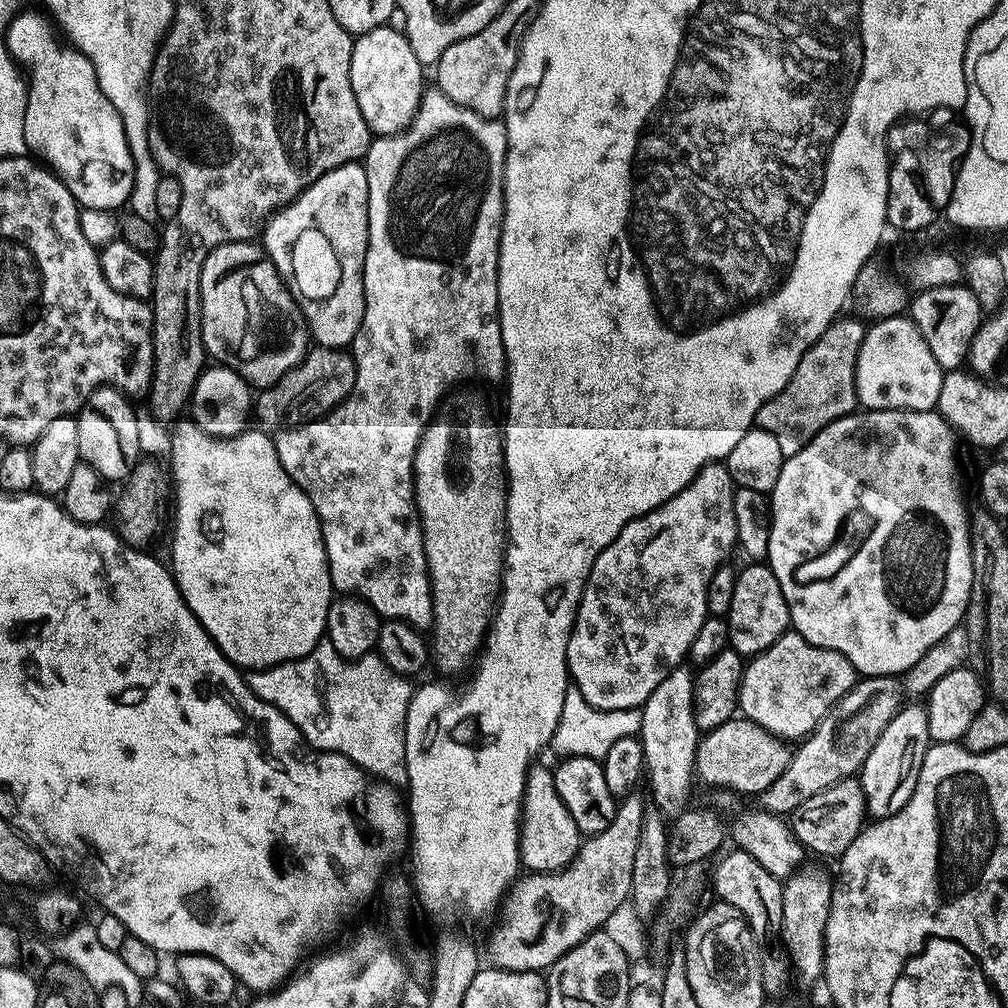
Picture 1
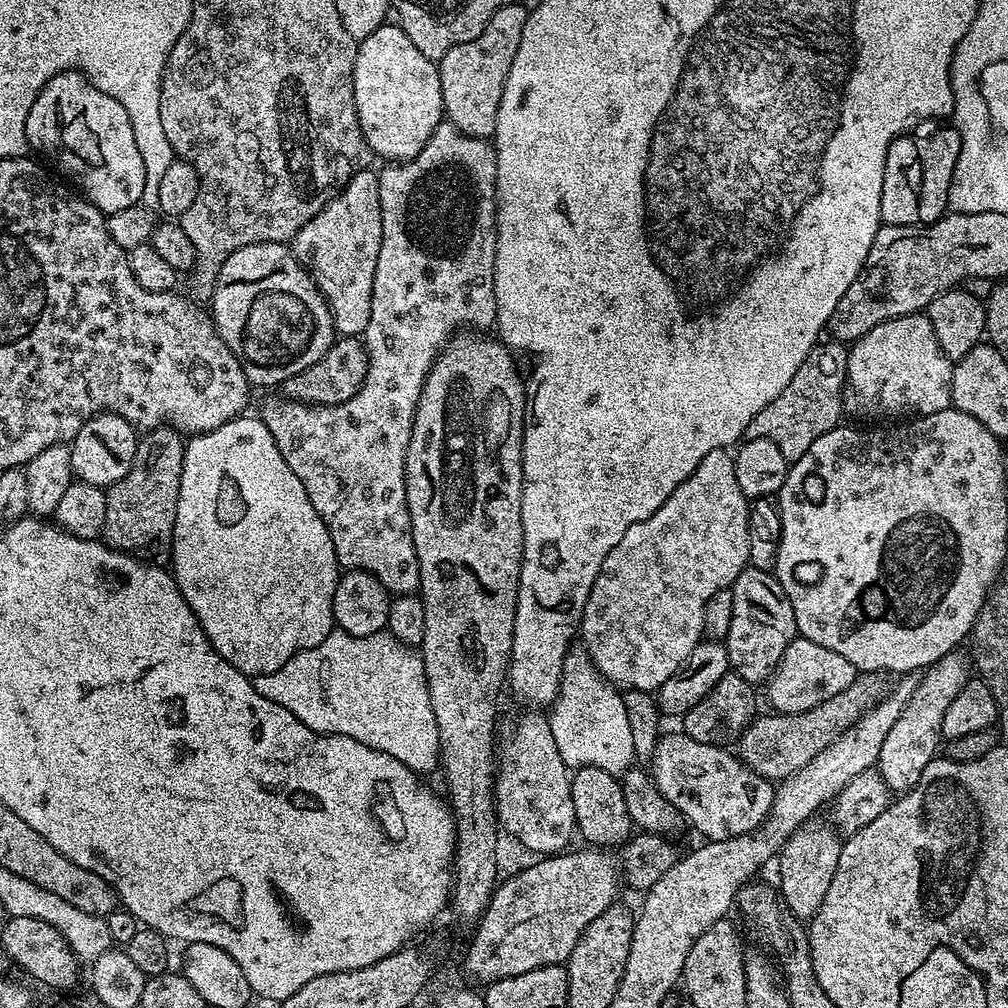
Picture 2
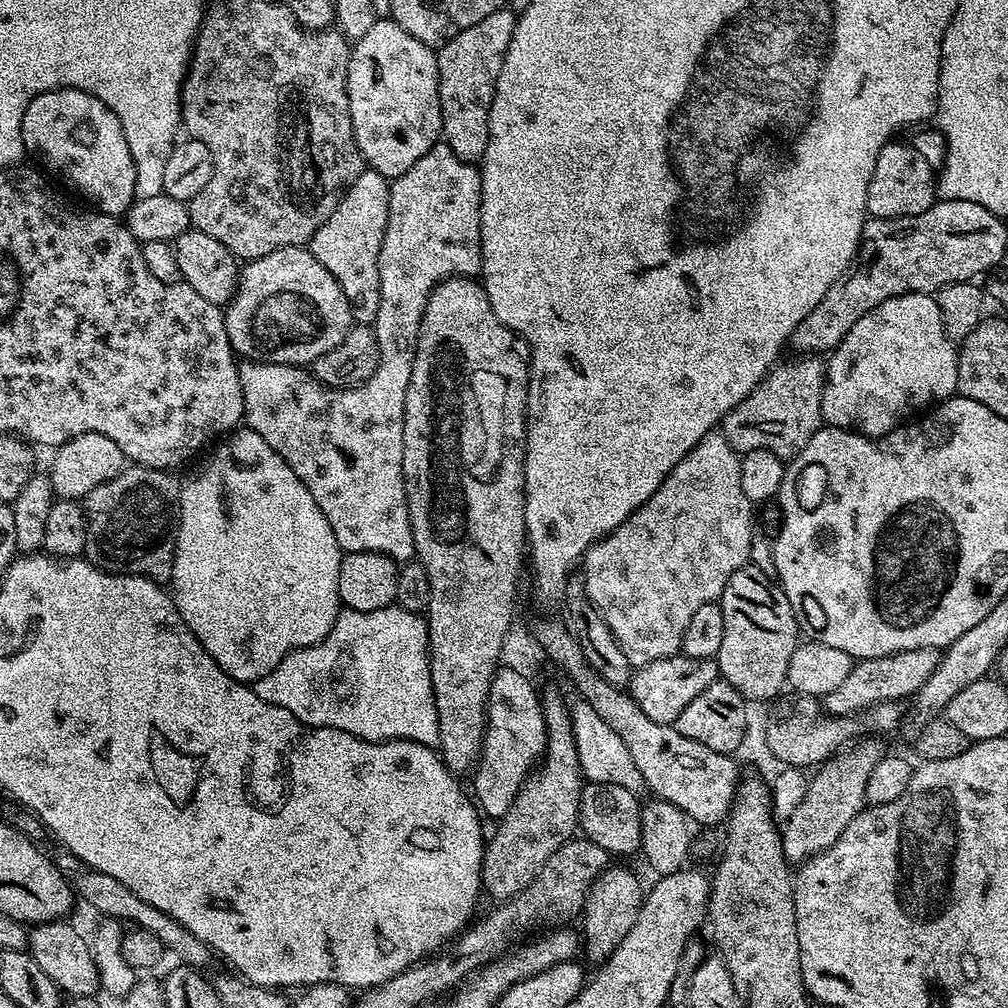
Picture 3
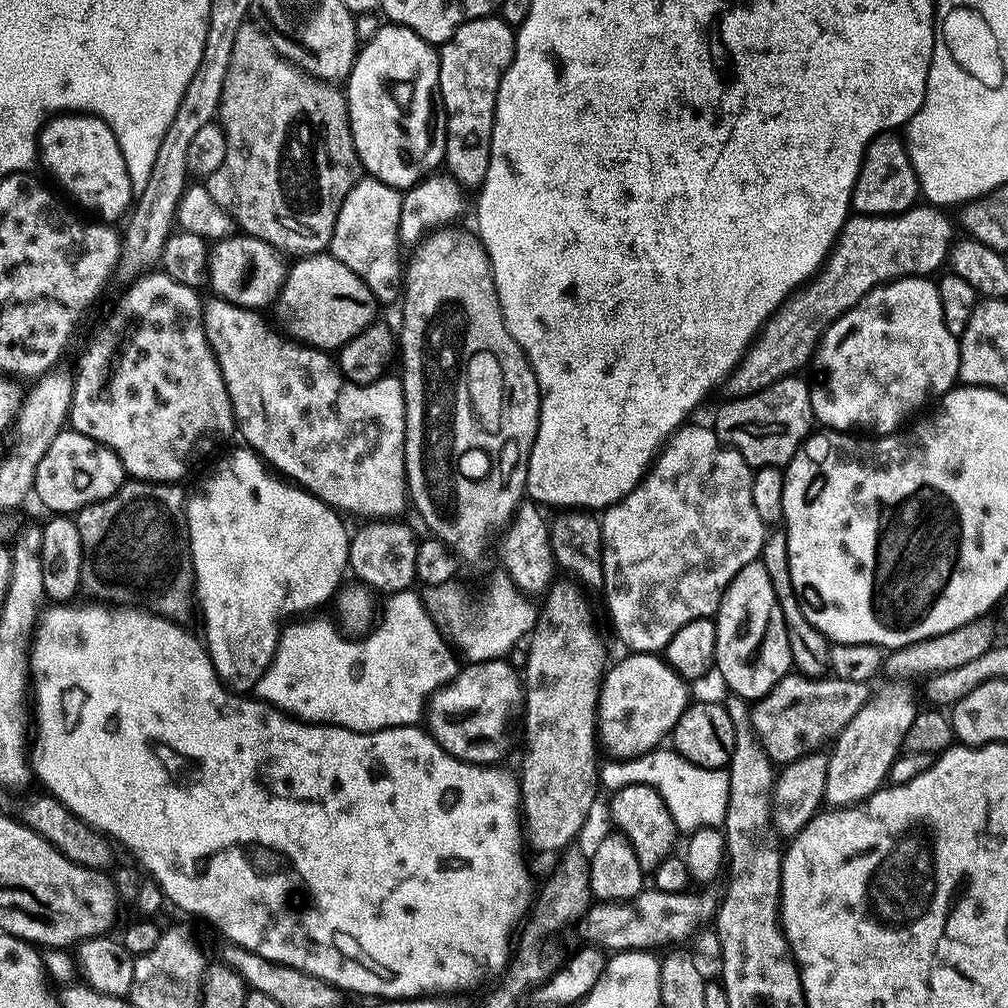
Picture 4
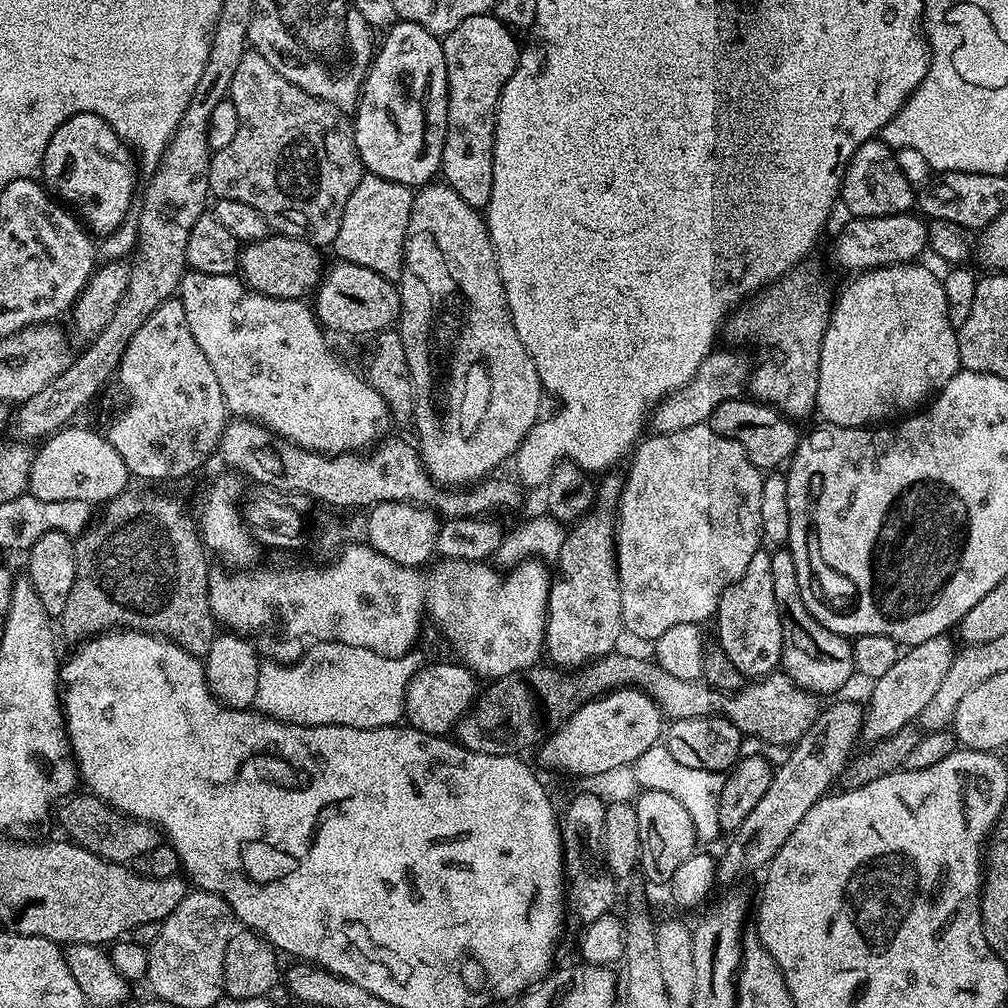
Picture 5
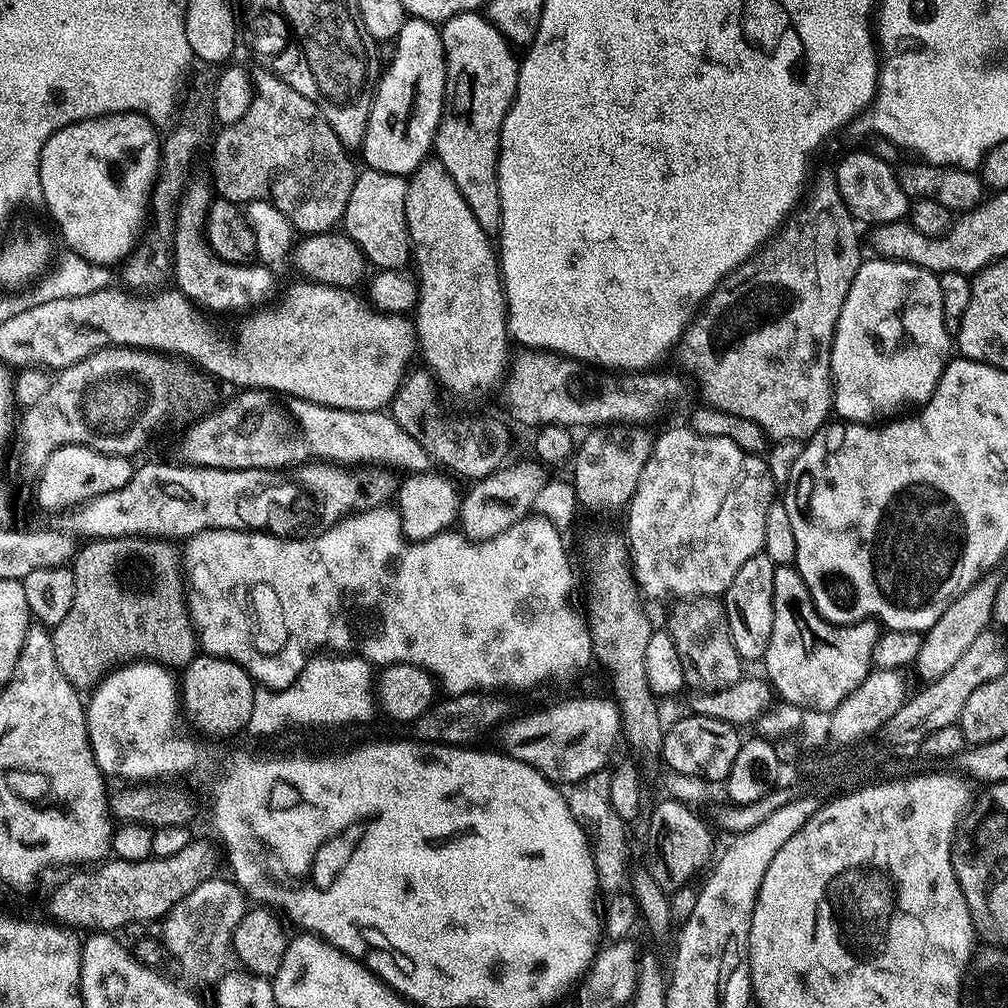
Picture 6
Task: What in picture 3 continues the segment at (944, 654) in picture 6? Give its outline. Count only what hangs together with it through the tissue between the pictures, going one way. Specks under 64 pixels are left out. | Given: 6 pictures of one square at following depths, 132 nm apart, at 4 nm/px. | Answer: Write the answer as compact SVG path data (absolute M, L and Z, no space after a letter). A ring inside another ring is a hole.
M872 740L859 744L852 746L857 746L857 748L849 747L839 754L833 755L819 769L821 772L817 774L816 778L814 776L811 779L808 792L802 798L801 804L797 806L782 828L785 860L803 862L810 856L824 852L865 807L866 786L870 782L872 771L880 762L882 749Z

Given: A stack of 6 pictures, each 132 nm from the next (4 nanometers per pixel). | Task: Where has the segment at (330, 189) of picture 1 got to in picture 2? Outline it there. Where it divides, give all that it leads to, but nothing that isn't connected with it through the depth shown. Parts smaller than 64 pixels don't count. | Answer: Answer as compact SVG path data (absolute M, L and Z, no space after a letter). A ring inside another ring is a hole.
M357 170L331 197L333 200L325 203L294 237L294 242L308 242L310 245L311 259L316 259L324 275L322 292L331 307L335 331L341 337L359 337L367 332L372 317L370 306L382 220L377 173L364 171Z

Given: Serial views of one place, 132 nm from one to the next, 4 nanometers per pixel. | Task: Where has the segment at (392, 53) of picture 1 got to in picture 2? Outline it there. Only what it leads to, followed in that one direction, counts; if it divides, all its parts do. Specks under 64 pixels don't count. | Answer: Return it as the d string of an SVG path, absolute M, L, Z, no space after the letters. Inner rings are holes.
M385 23L359 41L356 61L352 64L352 89L365 145L371 151L373 148L378 155L385 156L385 161L403 162L416 155L420 145L432 135L436 125L441 123L444 103L439 67L427 60L422 50L414 46L414 42L410 42L403 28L392 24Z

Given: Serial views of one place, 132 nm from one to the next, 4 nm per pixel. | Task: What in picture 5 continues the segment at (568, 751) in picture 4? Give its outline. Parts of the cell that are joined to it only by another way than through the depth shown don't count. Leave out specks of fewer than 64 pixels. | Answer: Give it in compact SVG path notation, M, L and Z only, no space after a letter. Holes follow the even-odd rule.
M608 474L595 489L592 507L569 527L562 542L562 550L558 559L560 580L553 579L548 590L548 613L544 627L544 652L551 663L560 670L575 670L583 668L590 660L599 656L607 656L617 647L616 644L624 632L622 618L622 590L618 582L616 569L616 553L618 551L618 520L614 515L624 481L616 474Z

